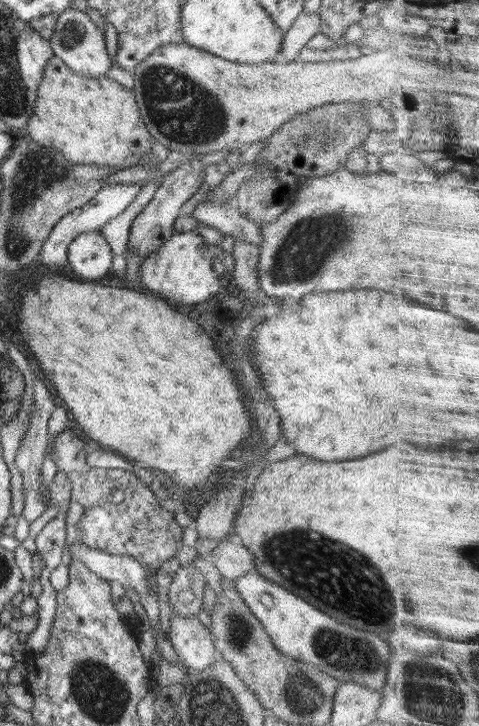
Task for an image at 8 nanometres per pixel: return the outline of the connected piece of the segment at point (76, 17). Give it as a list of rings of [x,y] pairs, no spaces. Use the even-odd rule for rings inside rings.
[[[68,8],[59,13],[49,43],[54,56],[63,60],[72,72],[99,79],[106,76],[107,70],[112,66],[104,37],[104,29],[98,28],[86,12]]]

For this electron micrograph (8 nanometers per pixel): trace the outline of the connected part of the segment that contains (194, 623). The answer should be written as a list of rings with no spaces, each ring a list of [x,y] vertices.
[[[172,615],[167,637],[180,657],[180,662],[188,669],[204,670],[220,659],[210,630],[200,622],[197,615]]]

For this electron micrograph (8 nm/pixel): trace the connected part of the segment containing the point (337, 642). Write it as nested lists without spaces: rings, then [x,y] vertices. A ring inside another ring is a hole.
[[[255,569],[232,580],[232,584],[280,653],[316,666],[332,678],[354,680],[370,690],[382,690],[387,668],[378,656],[390,654],[390,646],[378,634],[362,632],[332,620],[314,606],[308,606],[308,602],[302,602],[292,592],[258,576]]]

